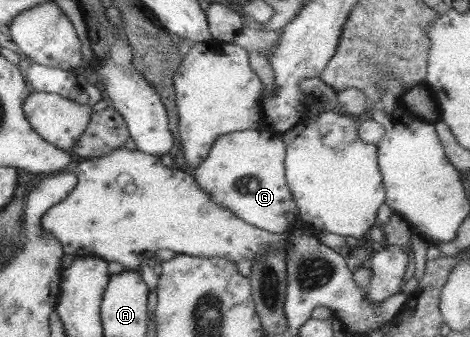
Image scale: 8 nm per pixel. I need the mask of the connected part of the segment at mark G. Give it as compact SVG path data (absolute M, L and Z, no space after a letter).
M266 128L225 133L216 138L208 157L205 157L204 162L194 169L194 179L217 204L222 204L246 223L272 233L288 232L295 222L299 221L299 209L285 179L285 149L286 144L282 141L281 136L267 131Z

